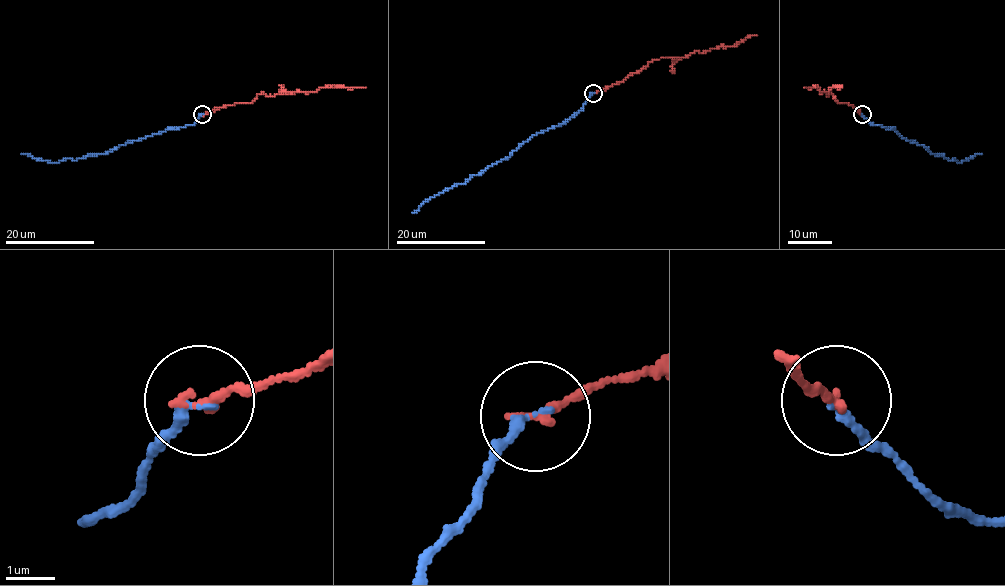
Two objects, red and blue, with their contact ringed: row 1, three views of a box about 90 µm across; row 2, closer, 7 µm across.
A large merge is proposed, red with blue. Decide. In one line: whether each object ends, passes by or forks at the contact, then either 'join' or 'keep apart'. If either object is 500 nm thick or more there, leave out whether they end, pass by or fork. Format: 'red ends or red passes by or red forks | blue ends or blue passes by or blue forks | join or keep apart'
red ends | blue ends | join

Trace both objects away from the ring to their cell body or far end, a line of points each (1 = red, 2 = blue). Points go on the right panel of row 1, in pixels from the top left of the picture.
1: (862, 114), (851, 105), (838, 102), (830, 93), (827, 95), (827, 92), (820, 92), (817, 87), (803, 87)
2: (862, 114), (876, 125), (892, 128), (906, 140), (950, 160), (958, 162), (981, 153)

